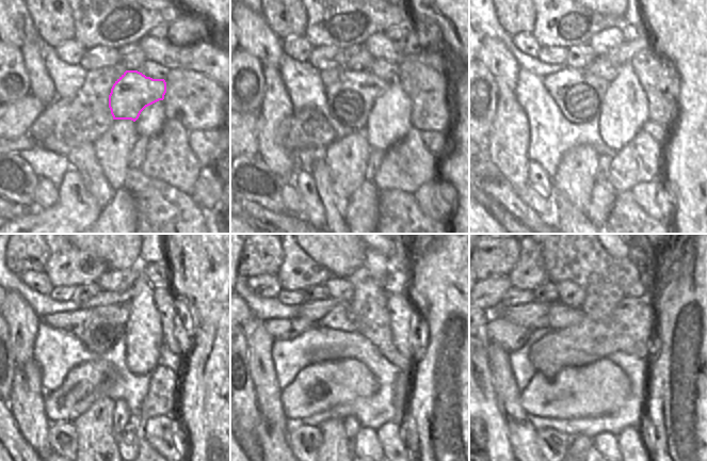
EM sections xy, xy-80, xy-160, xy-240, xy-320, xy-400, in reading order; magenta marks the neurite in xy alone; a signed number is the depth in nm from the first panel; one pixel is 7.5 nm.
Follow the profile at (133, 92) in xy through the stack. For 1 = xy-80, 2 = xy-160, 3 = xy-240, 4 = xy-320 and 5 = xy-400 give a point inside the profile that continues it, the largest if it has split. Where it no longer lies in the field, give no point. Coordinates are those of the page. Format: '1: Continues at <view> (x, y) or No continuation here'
1: Continues at xy-80 (350, 98)
2: Continues at xy-160 (579, 94)
3: Continues at xy-240 (108, 340)
4: Continues at xy-320 (353, 345)
5: Continues at xy-400 (511, 337).

